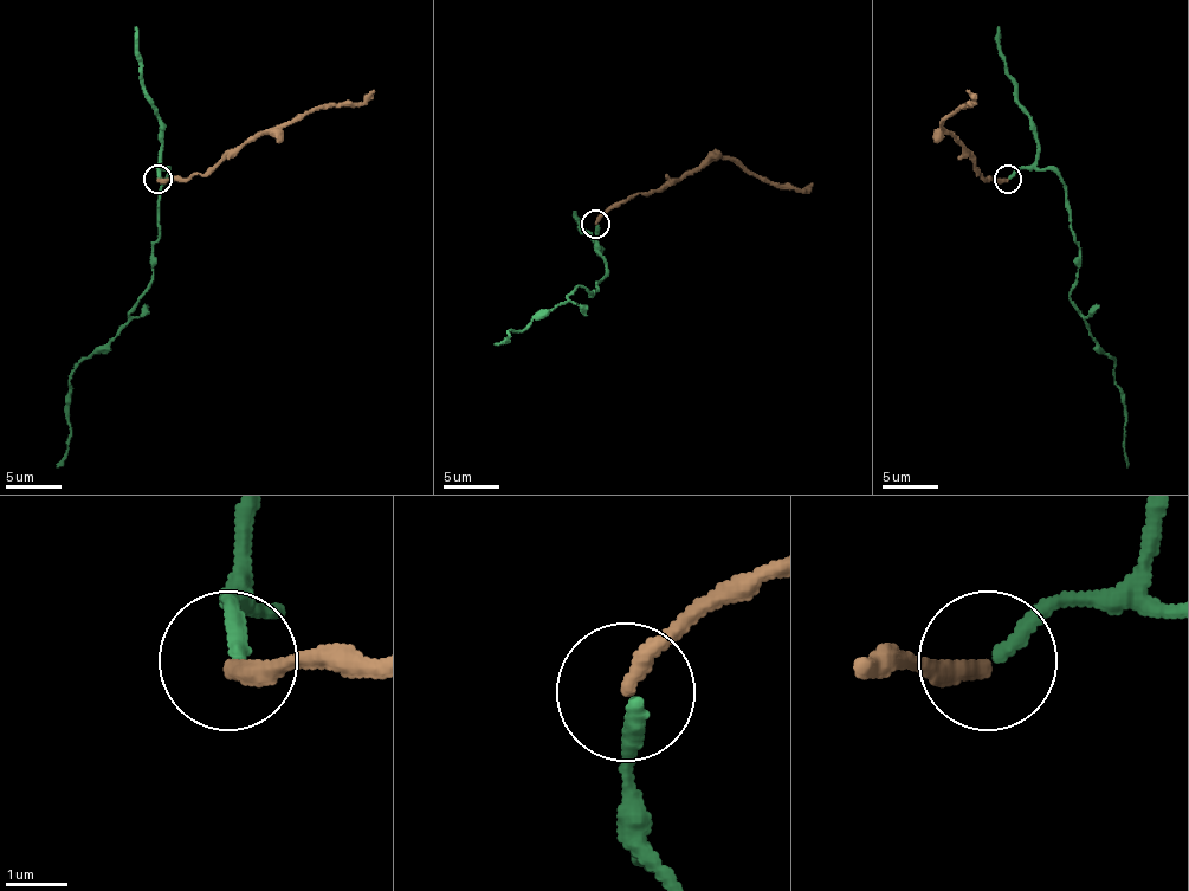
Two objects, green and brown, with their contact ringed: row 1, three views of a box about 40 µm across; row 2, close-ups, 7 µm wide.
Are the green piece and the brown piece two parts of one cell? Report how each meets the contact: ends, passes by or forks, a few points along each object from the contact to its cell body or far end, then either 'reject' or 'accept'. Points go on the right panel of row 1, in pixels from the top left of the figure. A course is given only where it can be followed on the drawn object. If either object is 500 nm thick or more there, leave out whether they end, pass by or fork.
green ends | brown ends | green via (1008, 178), (1039, 167), (1065, 186), (1078, 245), (1070, 294), (1115, 361), (1126, 467) | brown via (1008, 178), (992, 178), (977, 173), (974, 161), (941, 124), (957, 108), (971, 102), (965, 91) | accept

